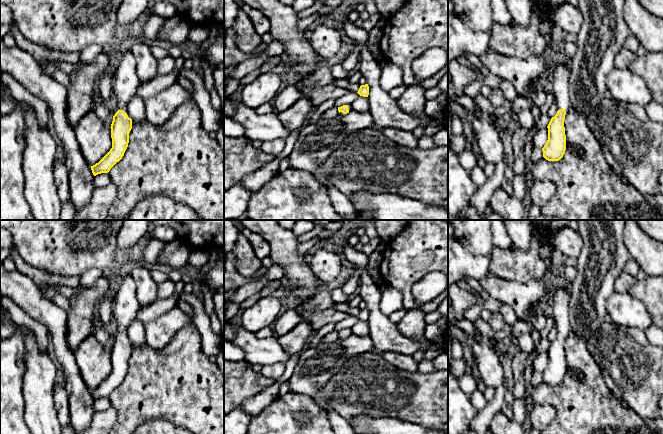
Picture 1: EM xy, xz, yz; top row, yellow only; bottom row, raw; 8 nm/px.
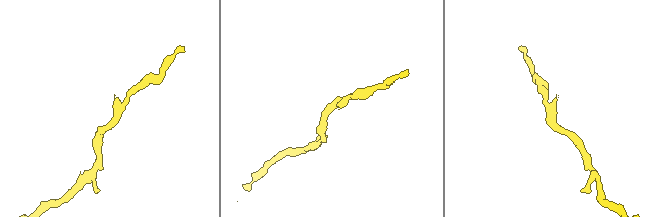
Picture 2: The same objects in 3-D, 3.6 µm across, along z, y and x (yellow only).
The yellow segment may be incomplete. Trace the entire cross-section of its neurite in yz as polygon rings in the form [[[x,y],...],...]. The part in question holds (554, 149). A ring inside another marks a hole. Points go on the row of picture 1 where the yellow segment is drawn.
[[[564,61],[552,64],[552,84],[557,113],[551,118],[548,128],[548,140],[542,148],[543,157],[548,161],[559,161],[566,150],[566,135],[564,119],[570,109],[568,81],[570,72],[567,71]]]

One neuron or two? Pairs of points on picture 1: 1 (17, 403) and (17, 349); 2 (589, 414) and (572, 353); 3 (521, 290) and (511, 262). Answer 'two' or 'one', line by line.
1: one
2: one
3: two

